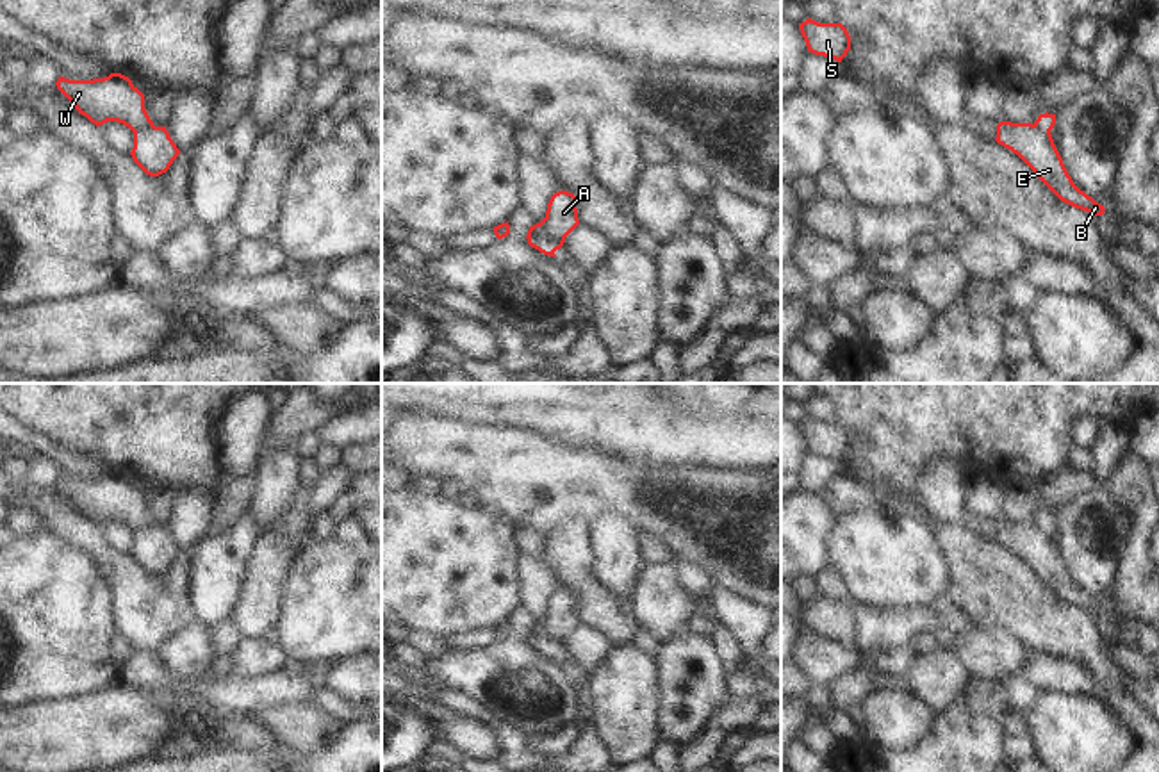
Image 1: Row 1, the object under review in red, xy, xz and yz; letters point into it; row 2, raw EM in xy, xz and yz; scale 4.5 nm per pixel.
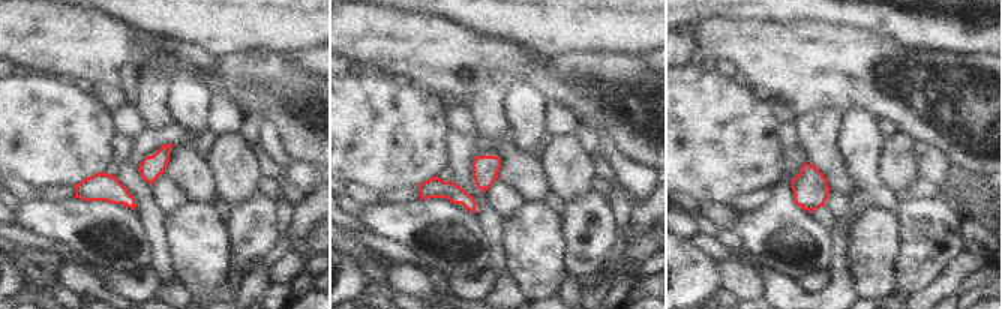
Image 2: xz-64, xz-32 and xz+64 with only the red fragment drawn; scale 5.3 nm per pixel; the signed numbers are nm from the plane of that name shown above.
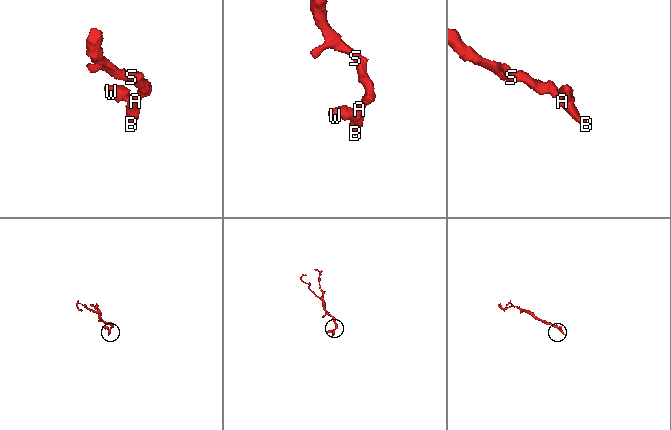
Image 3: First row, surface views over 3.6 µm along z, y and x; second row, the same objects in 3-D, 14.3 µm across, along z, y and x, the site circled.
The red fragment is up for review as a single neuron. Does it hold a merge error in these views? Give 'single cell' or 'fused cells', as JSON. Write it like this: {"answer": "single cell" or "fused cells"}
{"answer": "fused cells"}

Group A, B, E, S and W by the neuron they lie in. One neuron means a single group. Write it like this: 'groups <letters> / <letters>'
groups A B E S / W

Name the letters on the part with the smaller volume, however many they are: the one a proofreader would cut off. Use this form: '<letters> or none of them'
W

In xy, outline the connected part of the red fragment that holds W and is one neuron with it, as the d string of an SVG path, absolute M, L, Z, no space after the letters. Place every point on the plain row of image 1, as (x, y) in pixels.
M121 472L103 478L70 480L59 476L57 489L96 526L118 521L134 533L150 530L153 521L144 508L144 494Z

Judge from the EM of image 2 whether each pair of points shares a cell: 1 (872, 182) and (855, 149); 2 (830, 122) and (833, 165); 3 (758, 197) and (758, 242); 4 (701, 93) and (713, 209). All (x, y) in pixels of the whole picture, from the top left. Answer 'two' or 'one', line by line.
1: one
2: one
3: two
4: two

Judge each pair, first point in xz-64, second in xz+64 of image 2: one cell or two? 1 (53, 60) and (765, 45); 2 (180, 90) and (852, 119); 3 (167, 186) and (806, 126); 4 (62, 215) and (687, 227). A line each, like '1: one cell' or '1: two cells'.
1: one cell
2: one cell
3: two cells
4: two cells

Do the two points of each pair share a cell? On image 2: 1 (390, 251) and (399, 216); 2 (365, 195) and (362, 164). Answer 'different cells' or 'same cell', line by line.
1: different cells
2: different cells

